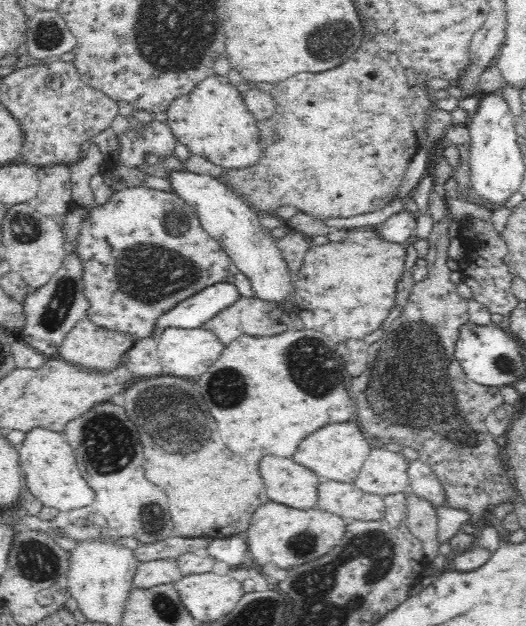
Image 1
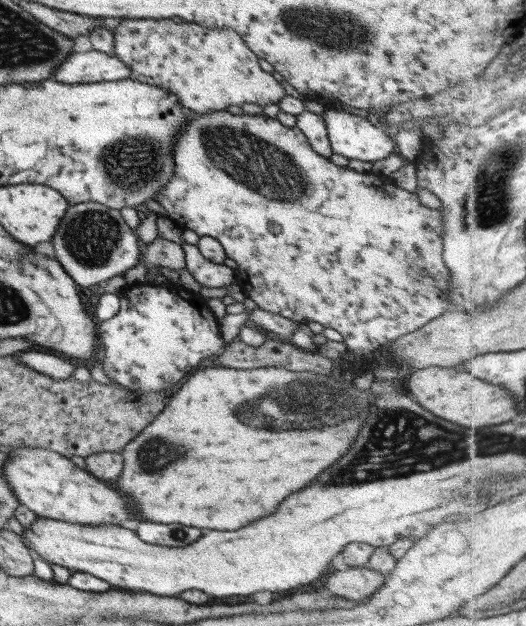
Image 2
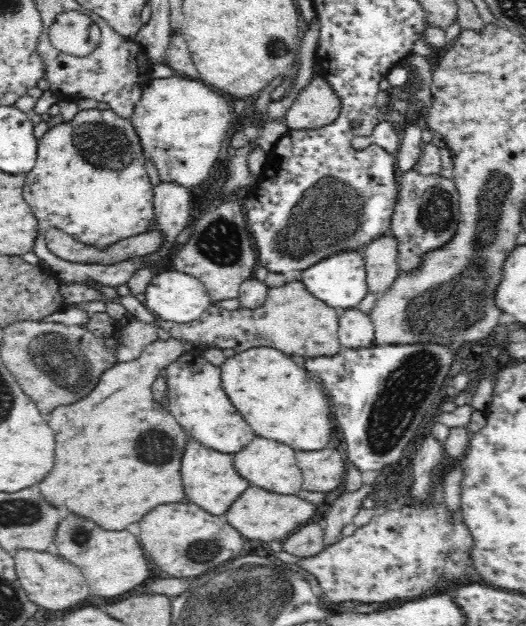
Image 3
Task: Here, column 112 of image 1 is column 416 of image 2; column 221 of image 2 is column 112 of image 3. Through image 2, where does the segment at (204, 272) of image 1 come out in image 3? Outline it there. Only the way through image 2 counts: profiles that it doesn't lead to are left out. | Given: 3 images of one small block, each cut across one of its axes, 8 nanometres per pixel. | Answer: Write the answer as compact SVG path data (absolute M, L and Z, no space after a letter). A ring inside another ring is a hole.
M82 110L70 120L58 120L37 138L35 165L25 176L23 197L44 227L54 227L76 240L105 249L120 239L145 233L153 228L154 188L144 170L144 154L136 128L109 110Z

